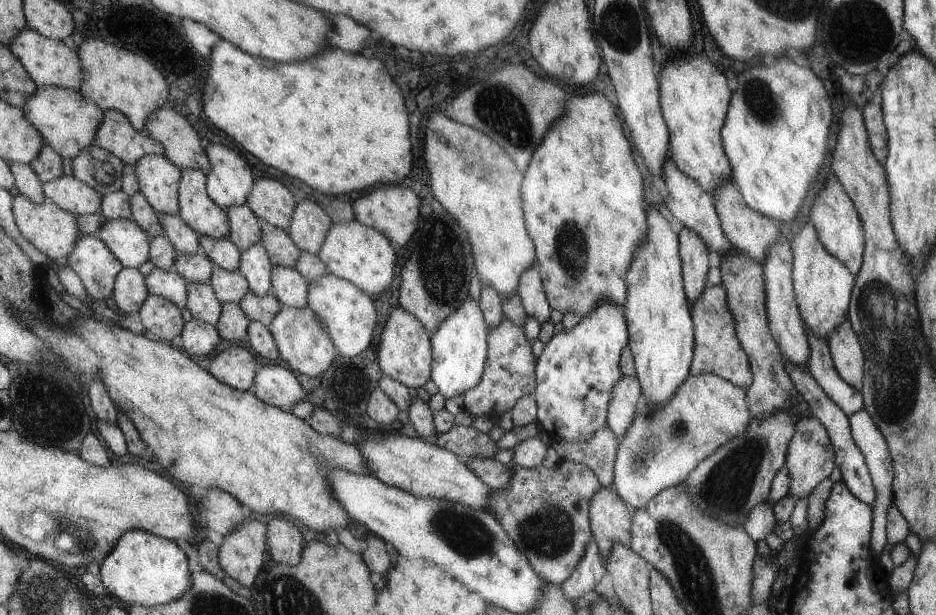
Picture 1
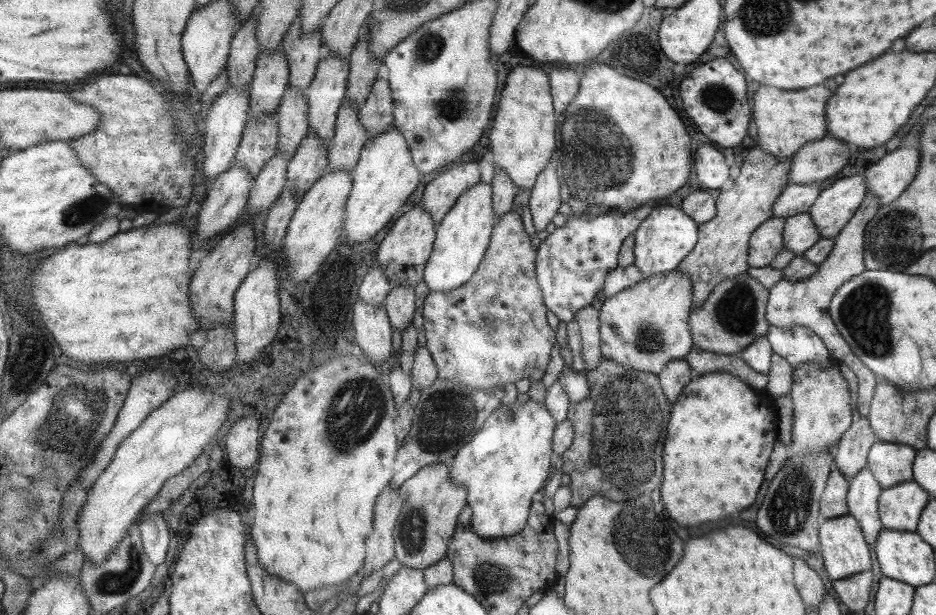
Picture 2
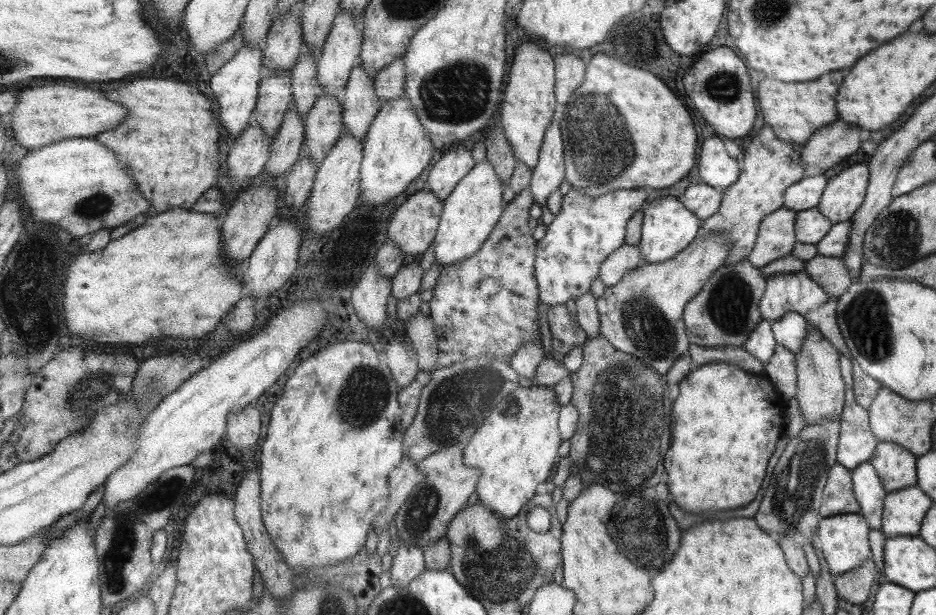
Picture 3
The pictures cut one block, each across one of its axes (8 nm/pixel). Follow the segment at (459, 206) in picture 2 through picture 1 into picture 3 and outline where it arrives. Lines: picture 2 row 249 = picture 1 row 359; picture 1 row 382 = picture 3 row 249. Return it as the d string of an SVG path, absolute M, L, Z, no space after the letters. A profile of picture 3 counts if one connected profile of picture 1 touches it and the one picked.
M485 158L474 164L474 167L459 180L454 190L442 202L442 214L433 244L437 264L443 268L471 256L486 242L487 235L497 226L503 211L501 180L495 168Z

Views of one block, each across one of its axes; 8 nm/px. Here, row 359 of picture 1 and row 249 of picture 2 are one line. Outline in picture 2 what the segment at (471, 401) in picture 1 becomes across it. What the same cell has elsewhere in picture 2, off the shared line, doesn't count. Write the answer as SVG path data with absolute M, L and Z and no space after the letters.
M509 210L497 218L486 254L471 278L450 291L429 291L423 301L422 326L438 378L487 391L490 387L514 384L521 378L529 378L530 383L537 382L543 376L556 340L545 320L546 305L541 300L542 291L541 286L537 286L536 274L533 274L535 259L535 250L529 244L519 214Z

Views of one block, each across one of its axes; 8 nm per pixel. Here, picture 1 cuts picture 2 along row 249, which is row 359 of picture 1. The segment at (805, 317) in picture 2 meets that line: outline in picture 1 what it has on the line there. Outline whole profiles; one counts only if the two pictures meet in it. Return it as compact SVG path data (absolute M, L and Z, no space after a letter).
M845 318L834 332L827 336L827 344L833 368L839 378L851 388L860 390L865 372L865 355L849 319Z

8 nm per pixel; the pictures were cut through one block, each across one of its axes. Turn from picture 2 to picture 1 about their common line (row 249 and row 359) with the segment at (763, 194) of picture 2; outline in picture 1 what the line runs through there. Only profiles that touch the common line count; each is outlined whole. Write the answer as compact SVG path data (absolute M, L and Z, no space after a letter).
M722 284L705 286L701 296L690 305L690 313L694 325L694 354L690 373L719 375L735 386L749 388L753 380L750 361L739 342L734 314L731 314L727 306L727 293Z

